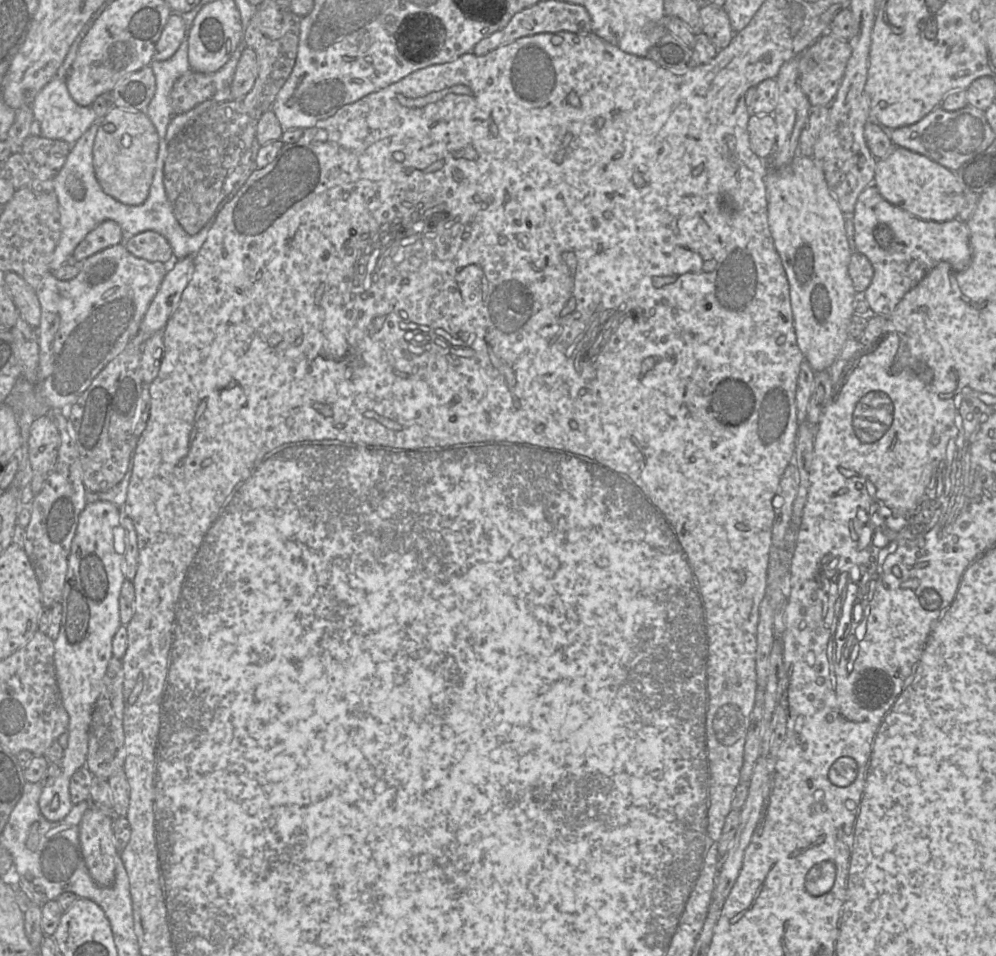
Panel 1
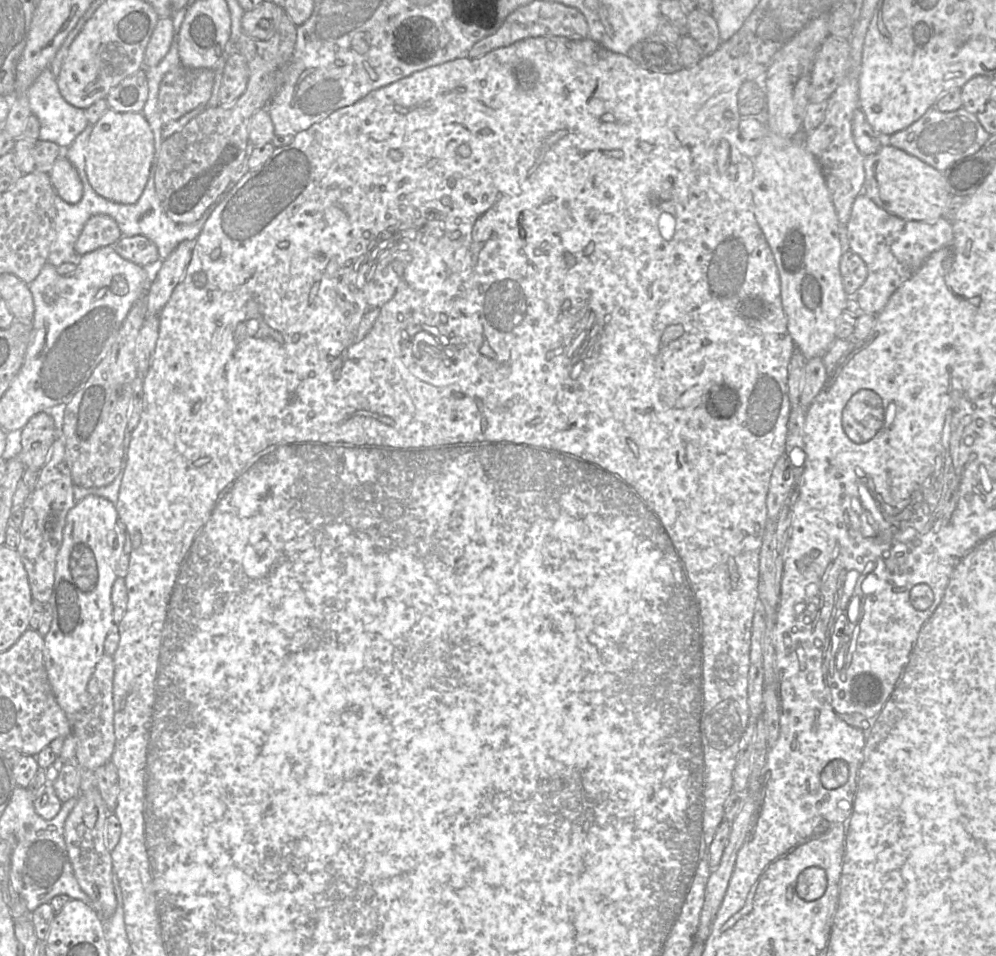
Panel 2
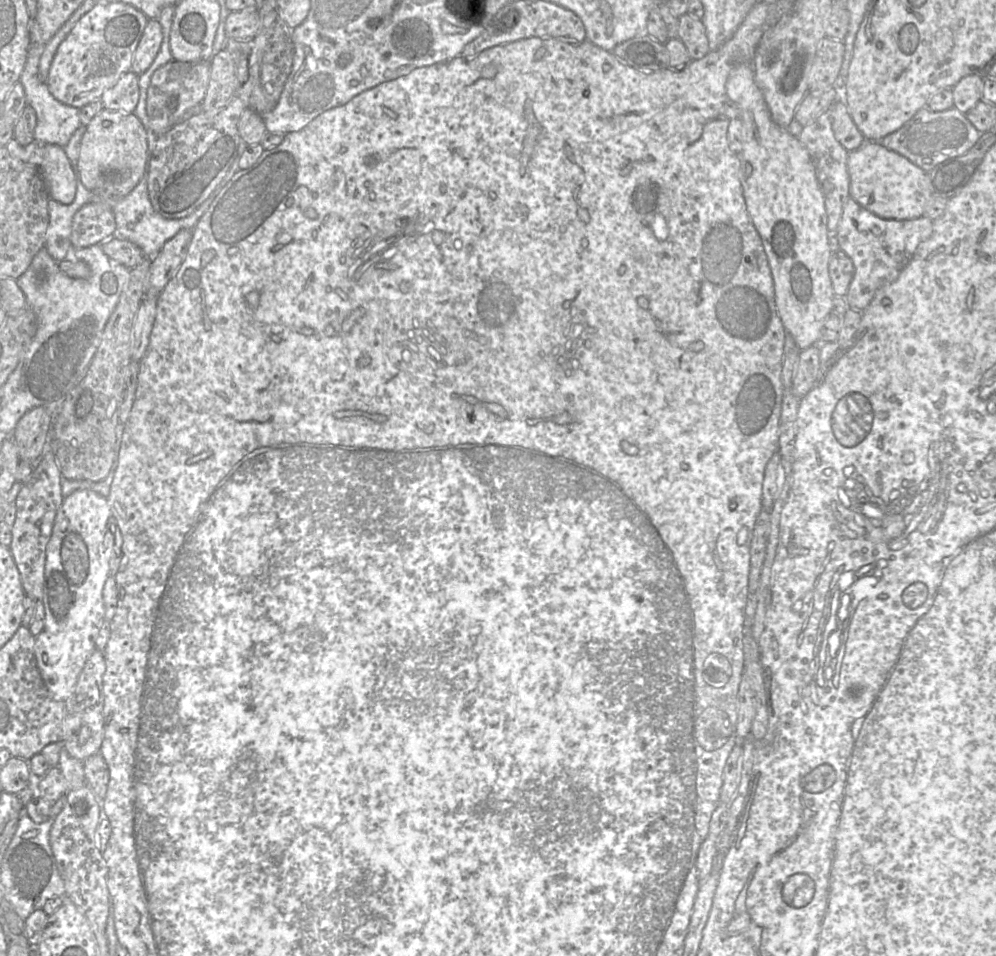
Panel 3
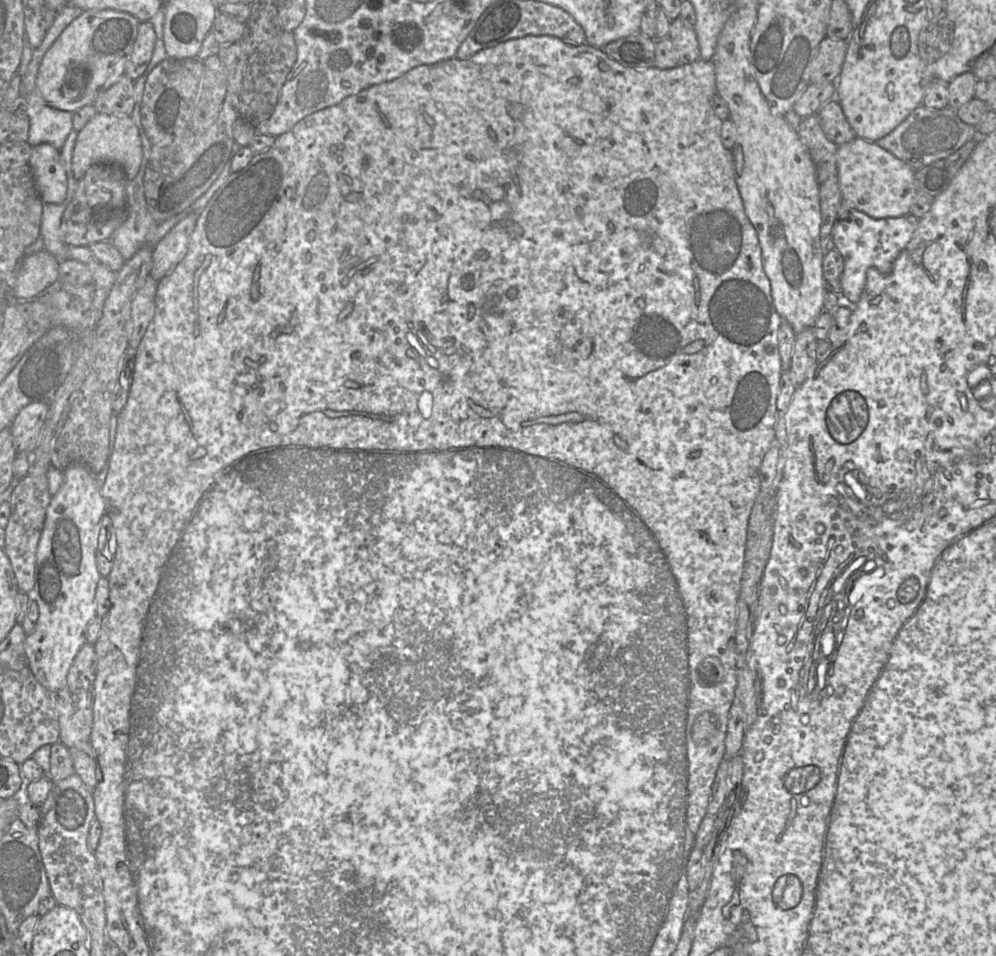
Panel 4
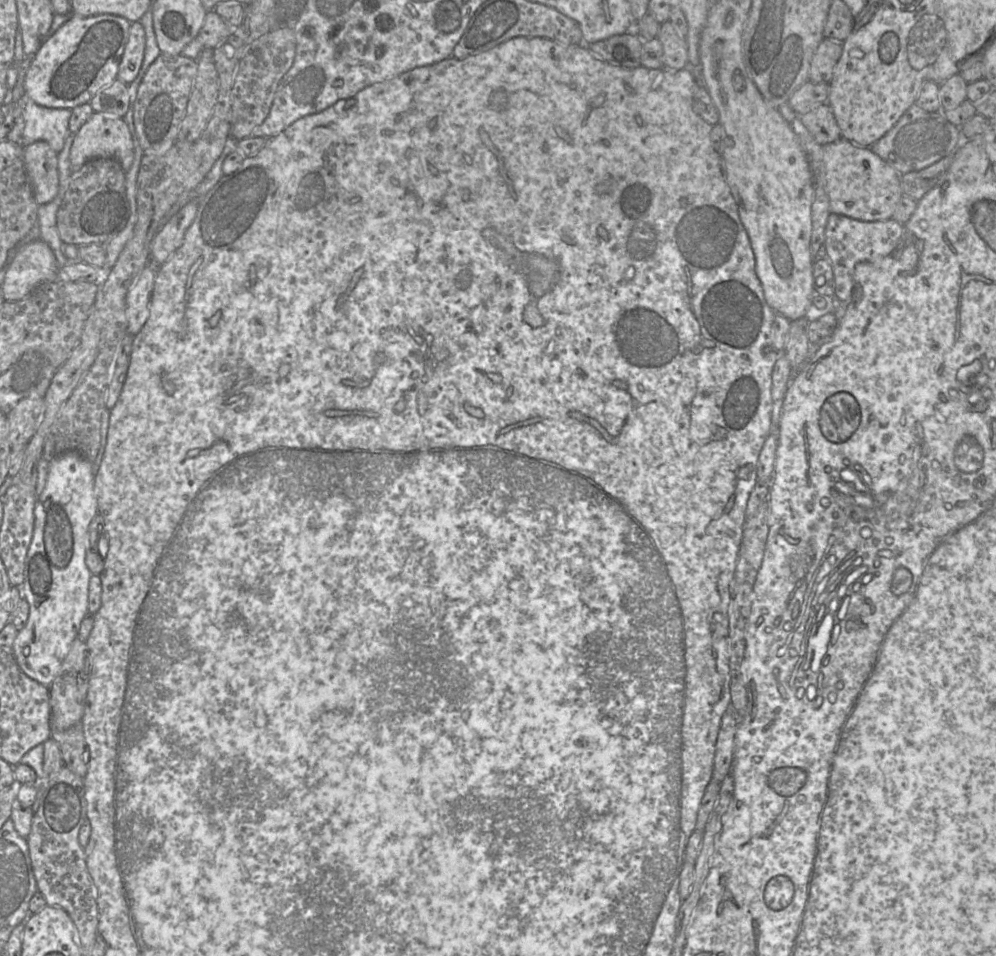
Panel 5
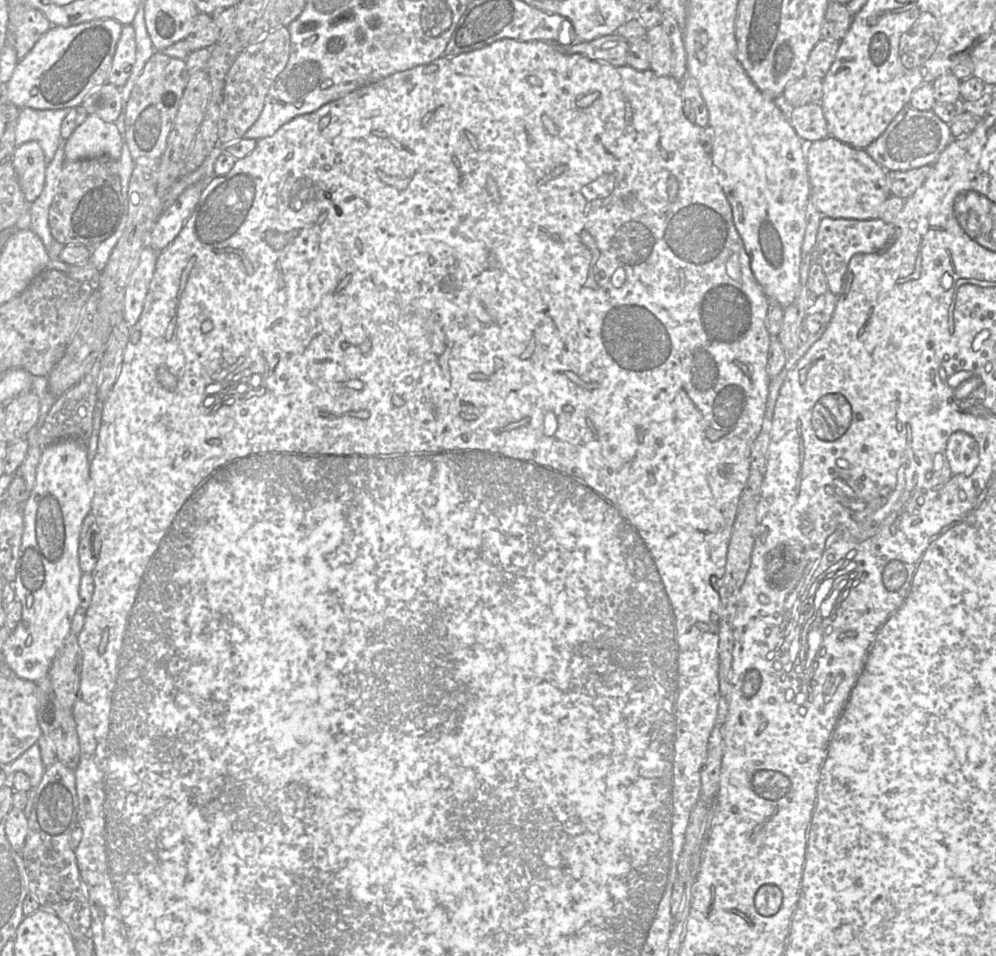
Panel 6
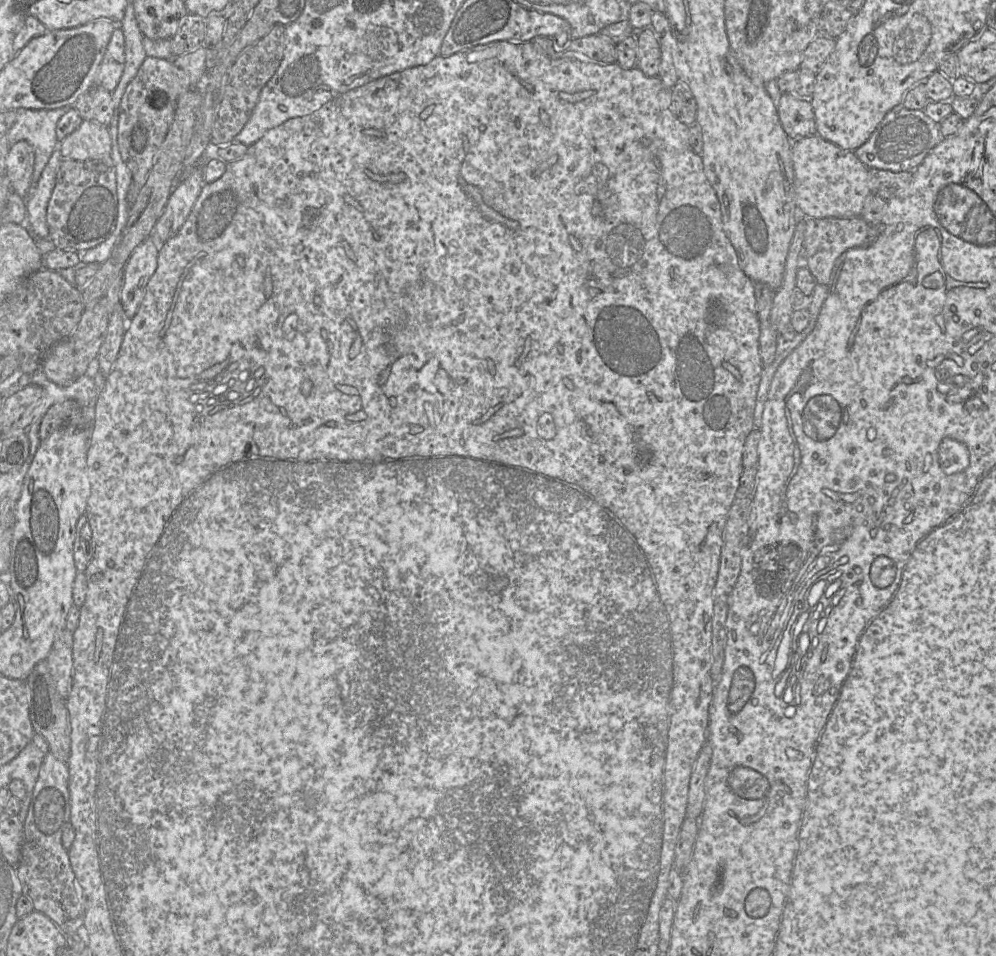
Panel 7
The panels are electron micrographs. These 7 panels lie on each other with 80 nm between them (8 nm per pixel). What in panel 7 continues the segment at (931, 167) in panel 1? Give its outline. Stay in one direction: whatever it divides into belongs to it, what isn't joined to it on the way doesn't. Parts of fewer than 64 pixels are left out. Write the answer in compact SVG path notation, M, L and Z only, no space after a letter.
M819 135L791 139L794 186L799 218L859 217L867 197L871 195L869 187L870 169L876 168L868 168L853 151L844 150Z

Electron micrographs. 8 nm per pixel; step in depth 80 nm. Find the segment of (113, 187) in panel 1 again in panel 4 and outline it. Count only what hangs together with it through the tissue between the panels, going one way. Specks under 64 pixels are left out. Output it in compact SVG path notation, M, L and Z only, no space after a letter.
M97 112L78 131L72 155L72 170L74 177L80 180L93 164L110 162L119 165L127 179L131 180L138 174L142 159L141 137L131 116Z

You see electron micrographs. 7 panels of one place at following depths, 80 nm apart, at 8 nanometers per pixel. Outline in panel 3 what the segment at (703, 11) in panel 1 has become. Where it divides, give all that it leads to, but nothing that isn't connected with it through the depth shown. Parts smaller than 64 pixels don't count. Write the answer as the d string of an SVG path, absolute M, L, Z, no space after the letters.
M685 14L678 20L677 38L685 45L691 61L705 57L710 49L706 29L701 19Z

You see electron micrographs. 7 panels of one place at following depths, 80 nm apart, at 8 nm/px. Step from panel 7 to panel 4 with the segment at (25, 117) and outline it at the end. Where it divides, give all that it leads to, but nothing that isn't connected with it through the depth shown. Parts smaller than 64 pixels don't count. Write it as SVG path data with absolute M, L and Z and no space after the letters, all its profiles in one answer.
M38 91L22 97L30 119L27 143L32 147L48 143L61 150L73 130L72 113L48 104Z

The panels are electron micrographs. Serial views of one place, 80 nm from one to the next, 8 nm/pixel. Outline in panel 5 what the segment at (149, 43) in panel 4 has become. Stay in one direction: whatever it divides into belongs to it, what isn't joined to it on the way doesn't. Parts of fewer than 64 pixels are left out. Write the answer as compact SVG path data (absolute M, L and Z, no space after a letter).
M131 23L129 37L118 67L117 78L129 85L138 75L144 59L145 31L141 23Z

